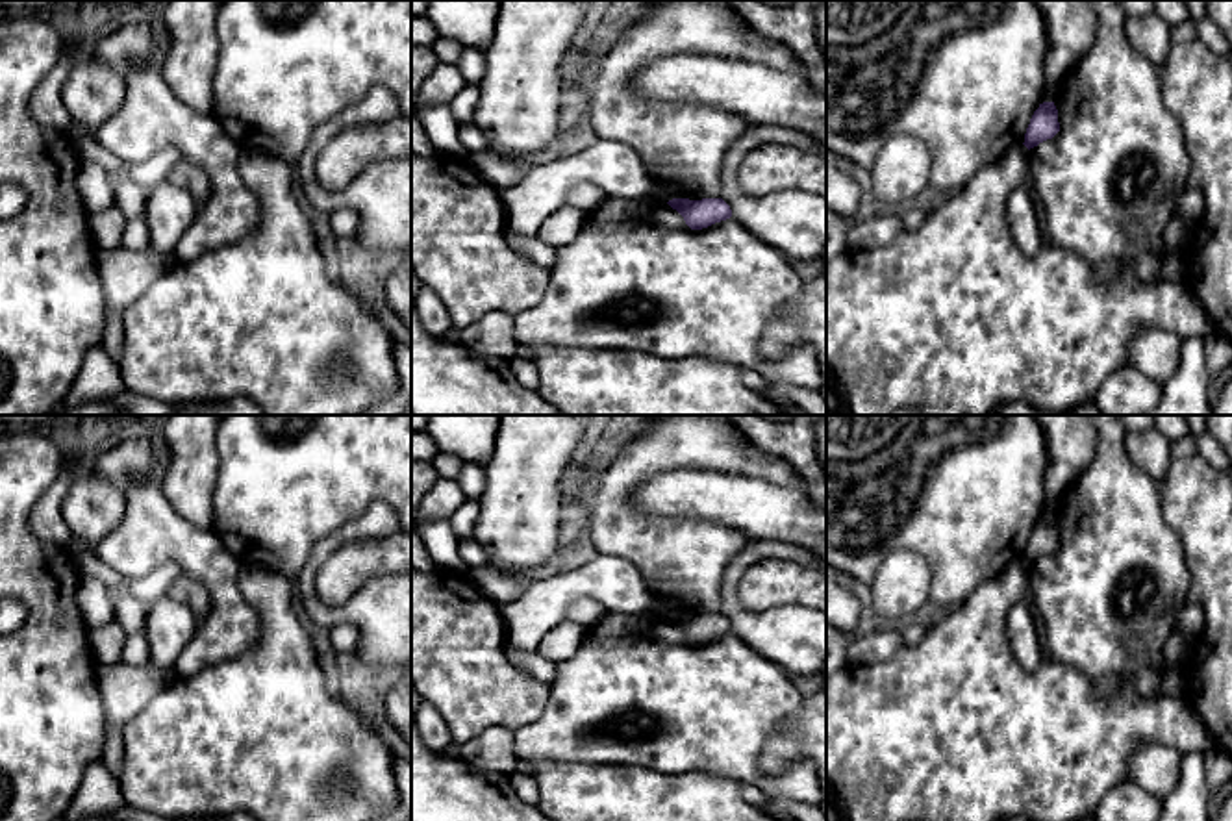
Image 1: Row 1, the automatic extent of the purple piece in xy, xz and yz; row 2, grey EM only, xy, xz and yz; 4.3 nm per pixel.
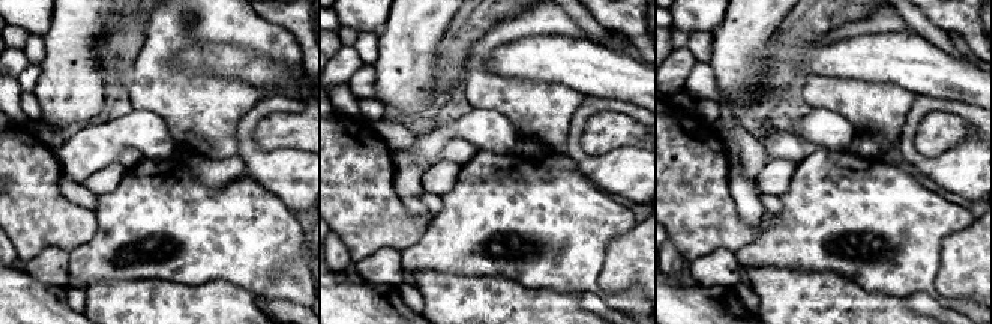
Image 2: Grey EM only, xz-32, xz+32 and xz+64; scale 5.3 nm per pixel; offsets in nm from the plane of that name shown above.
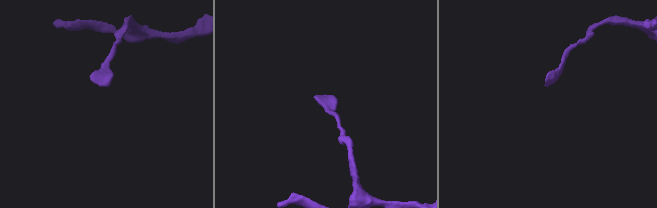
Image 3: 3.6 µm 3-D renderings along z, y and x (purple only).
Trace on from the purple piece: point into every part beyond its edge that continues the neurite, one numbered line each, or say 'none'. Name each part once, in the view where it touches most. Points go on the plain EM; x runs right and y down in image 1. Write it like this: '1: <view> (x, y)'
none

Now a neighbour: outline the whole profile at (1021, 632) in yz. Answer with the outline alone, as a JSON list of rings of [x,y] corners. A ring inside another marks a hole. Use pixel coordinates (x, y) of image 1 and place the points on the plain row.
[[[1032,600],[1017,602],[1006,615],[1006,636],[1013,656],[1026,671],[1036,671],[1041,663],[1041,645],[1034,621]]]

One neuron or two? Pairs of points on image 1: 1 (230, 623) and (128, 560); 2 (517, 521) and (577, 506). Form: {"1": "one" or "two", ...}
{"1": "one", "2": "two"}

